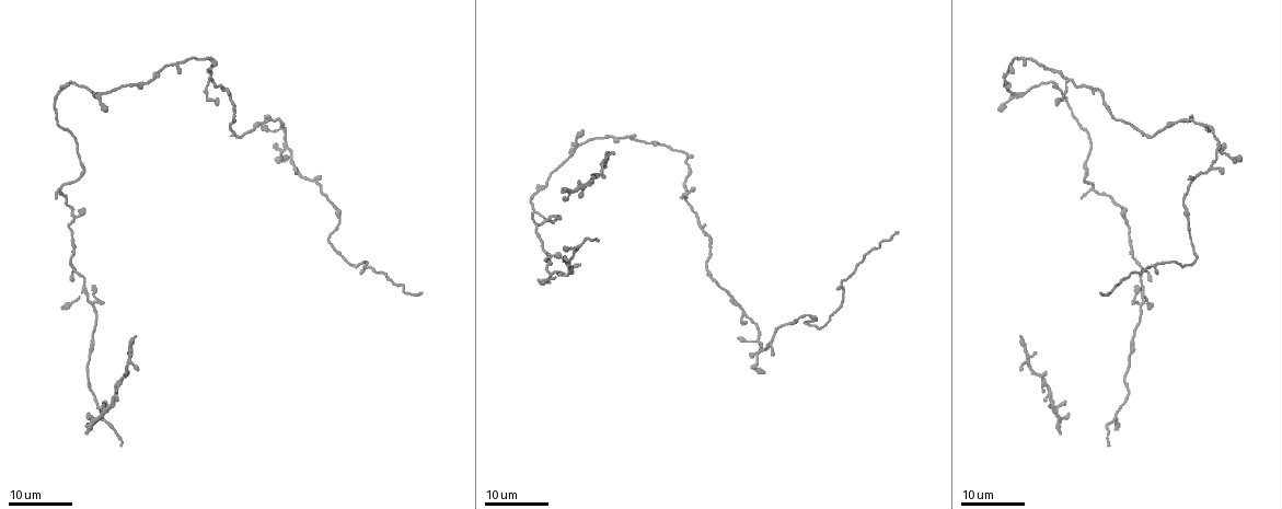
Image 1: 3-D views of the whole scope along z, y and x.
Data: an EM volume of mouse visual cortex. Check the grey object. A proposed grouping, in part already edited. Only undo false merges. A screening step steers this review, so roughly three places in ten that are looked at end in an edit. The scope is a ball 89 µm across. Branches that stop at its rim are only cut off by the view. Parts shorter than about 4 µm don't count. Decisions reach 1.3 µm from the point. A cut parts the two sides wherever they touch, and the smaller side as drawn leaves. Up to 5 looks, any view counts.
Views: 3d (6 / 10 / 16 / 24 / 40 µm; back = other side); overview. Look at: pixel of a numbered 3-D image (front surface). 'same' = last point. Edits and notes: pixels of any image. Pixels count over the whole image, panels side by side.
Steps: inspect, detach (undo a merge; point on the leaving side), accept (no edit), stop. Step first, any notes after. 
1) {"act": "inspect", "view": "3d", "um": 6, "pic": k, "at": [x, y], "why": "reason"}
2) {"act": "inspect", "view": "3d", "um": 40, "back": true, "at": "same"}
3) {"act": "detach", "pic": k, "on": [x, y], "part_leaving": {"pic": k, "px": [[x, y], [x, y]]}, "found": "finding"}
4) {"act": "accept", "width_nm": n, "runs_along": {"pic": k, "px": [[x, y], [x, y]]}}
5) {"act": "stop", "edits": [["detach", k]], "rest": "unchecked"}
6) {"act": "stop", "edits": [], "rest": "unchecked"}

{"act": "inspect", "view": "3d", "um": 16, "pic": 1, "at": [1067, 83], "why": "three-way junction"}

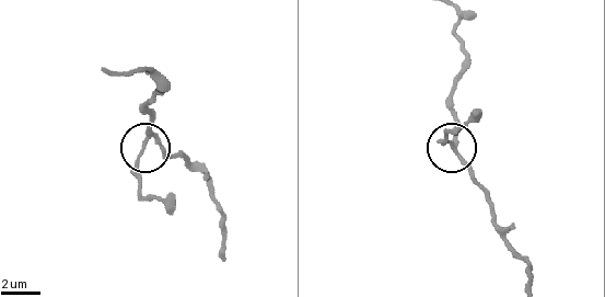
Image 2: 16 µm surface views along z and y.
{"act": "inspect", "view": "3d", "um": 10, "pic": 2, "at": [452, 145]}

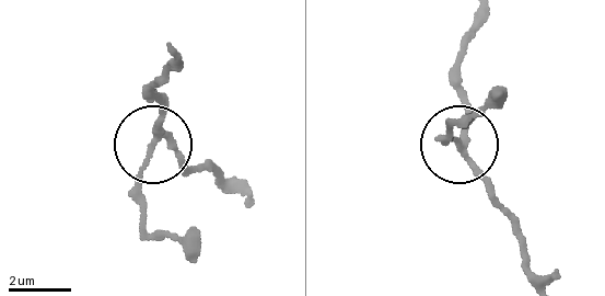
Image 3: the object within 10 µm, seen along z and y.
{"act": "inspect", "view": "3d", "um": 10, "back": true, "pic": 3, "at": [153, 147]}

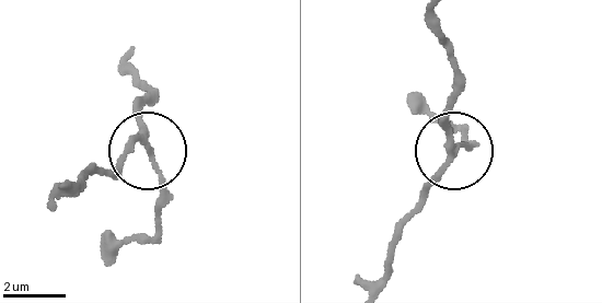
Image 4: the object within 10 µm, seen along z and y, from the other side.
{"act": "accept", "side_arm_um": 5, "runs_along": {"pic": 4, "px": [[438, 21], [453, 60], [446, 131], [469, 147], [469, 131]]}, "found": "continuous, no second neuron"}

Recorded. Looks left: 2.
{"act": "inspect", "view": "3d", "um": 24, "pic": 1, "at": [1102, 92], "why": "calibre changes"}

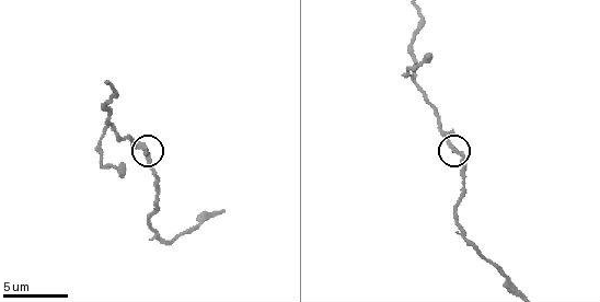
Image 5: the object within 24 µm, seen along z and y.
{"act": "inspect", "view": "3d", "um": 6, "pic": 5, "at": [453, 145]}

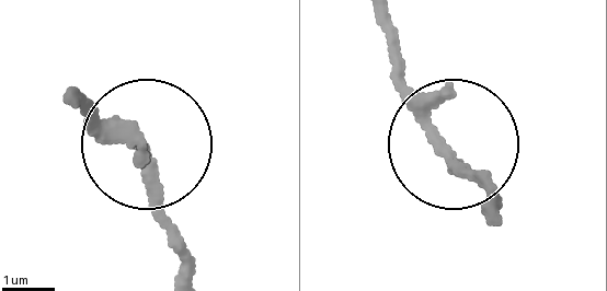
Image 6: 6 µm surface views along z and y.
{"act": "accept", "width_nm": 220, "runs_along": {"pic": 6, "px": [[376, 12], [420, 117], [497, 196]]}, "found": "one neuron here"}

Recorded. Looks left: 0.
{"act": "stop", "edits": [], "rest": "unchecked"}

